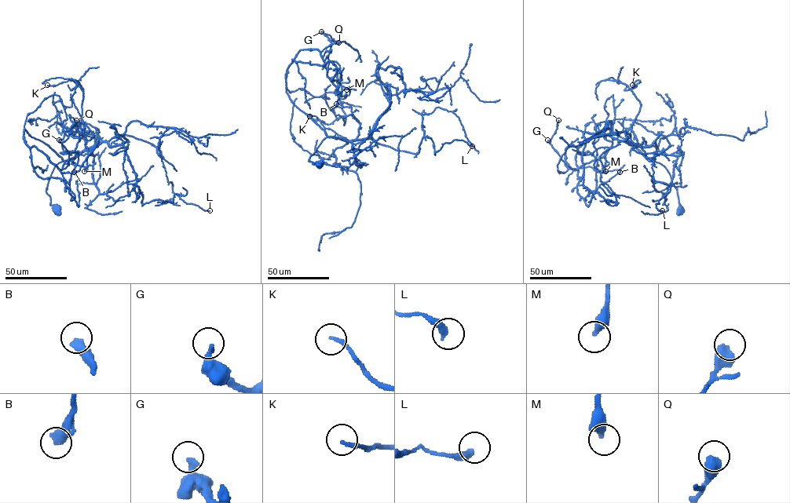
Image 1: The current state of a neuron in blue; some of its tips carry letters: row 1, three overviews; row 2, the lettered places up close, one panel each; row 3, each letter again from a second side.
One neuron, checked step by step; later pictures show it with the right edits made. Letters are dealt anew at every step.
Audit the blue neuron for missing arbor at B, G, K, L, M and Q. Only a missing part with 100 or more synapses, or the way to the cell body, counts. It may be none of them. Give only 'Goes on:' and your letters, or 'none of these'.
Goes on: none of these

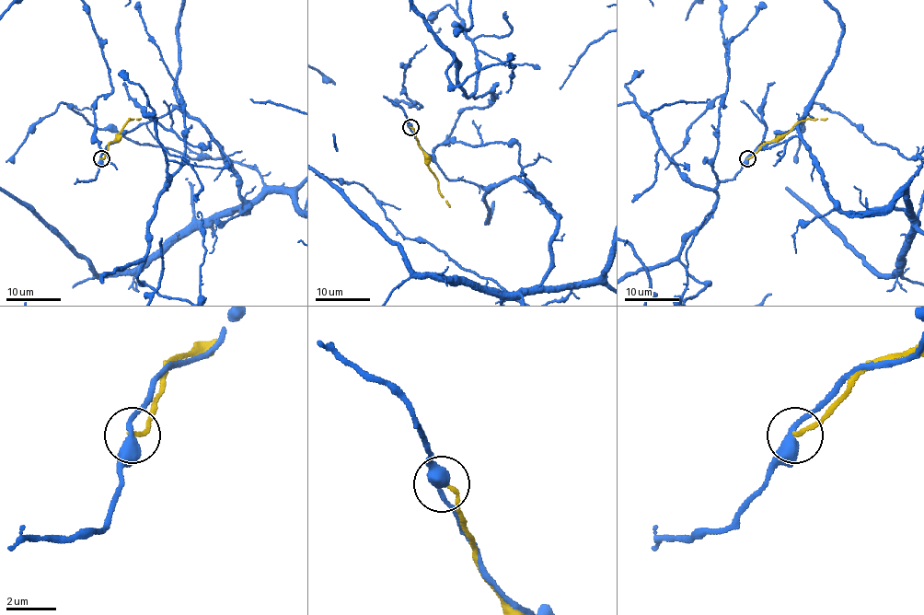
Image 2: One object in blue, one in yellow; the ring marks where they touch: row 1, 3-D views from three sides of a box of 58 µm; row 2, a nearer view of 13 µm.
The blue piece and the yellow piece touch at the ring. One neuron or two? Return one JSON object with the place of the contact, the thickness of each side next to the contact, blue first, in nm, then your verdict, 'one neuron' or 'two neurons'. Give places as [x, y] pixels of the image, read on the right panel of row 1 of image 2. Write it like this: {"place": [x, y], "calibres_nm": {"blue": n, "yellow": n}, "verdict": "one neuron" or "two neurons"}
{"place": [747, 158], "calibres_nm": {"blue": 400, "yellow": 160}, "verdict": "two neurons"}

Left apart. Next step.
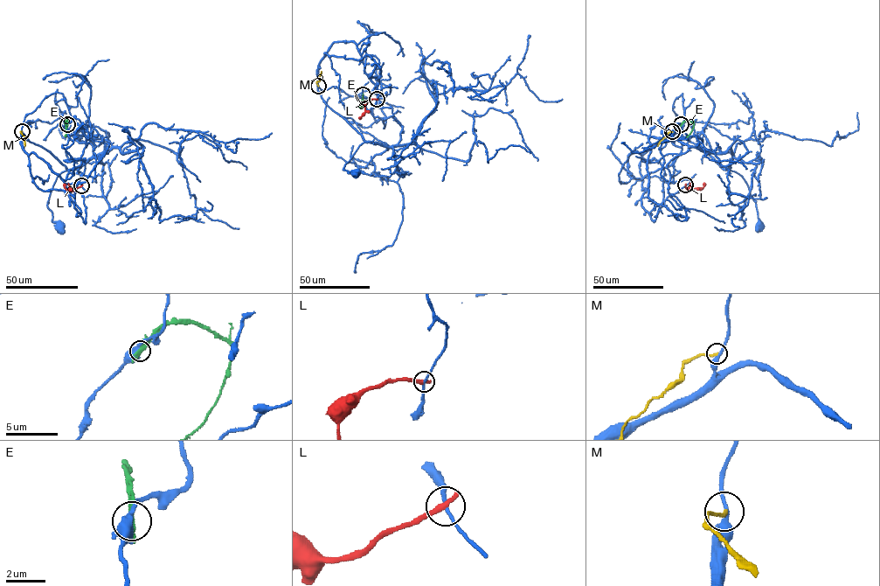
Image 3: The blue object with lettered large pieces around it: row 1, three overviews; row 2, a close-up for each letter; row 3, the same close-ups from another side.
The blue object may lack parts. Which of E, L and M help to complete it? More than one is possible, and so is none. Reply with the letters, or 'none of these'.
none of these

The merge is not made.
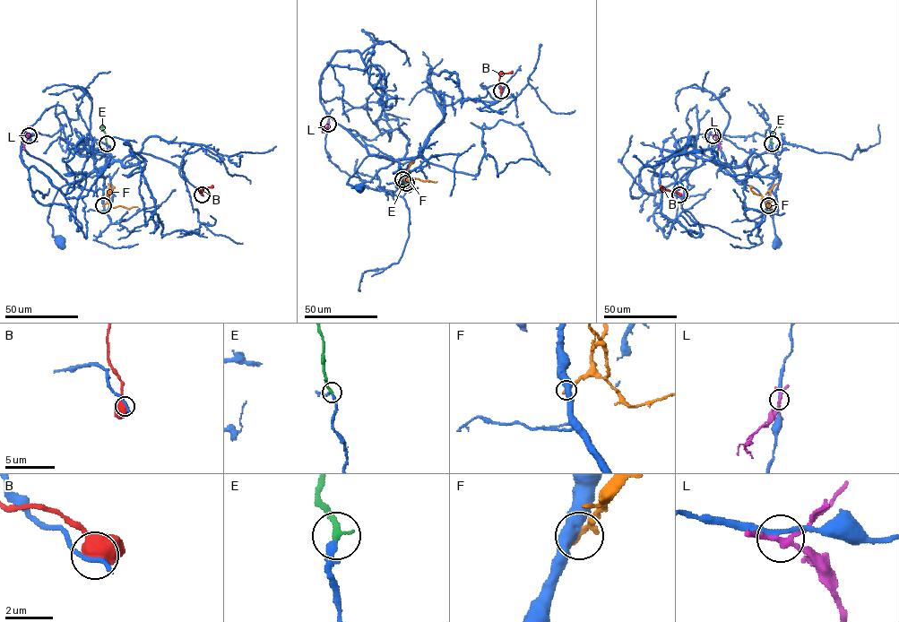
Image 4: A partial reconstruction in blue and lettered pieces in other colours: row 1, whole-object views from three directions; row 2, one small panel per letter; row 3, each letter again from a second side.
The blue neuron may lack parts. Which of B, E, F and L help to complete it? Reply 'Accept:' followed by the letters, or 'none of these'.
Accept: E

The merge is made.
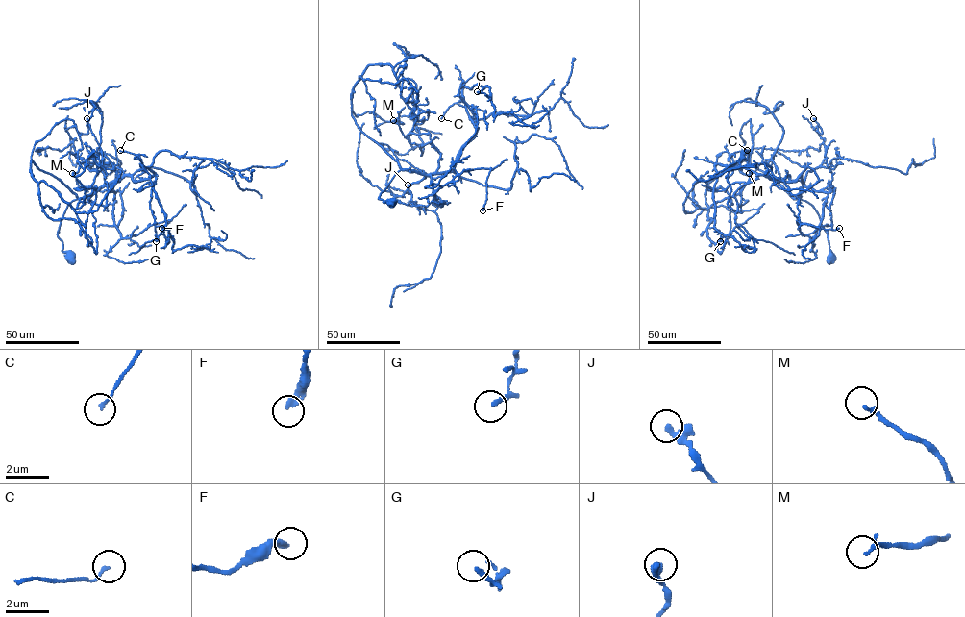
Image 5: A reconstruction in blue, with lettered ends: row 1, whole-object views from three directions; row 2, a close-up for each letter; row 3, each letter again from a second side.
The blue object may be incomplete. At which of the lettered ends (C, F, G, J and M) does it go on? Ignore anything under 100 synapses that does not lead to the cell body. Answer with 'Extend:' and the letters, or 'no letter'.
Extend: no letter

